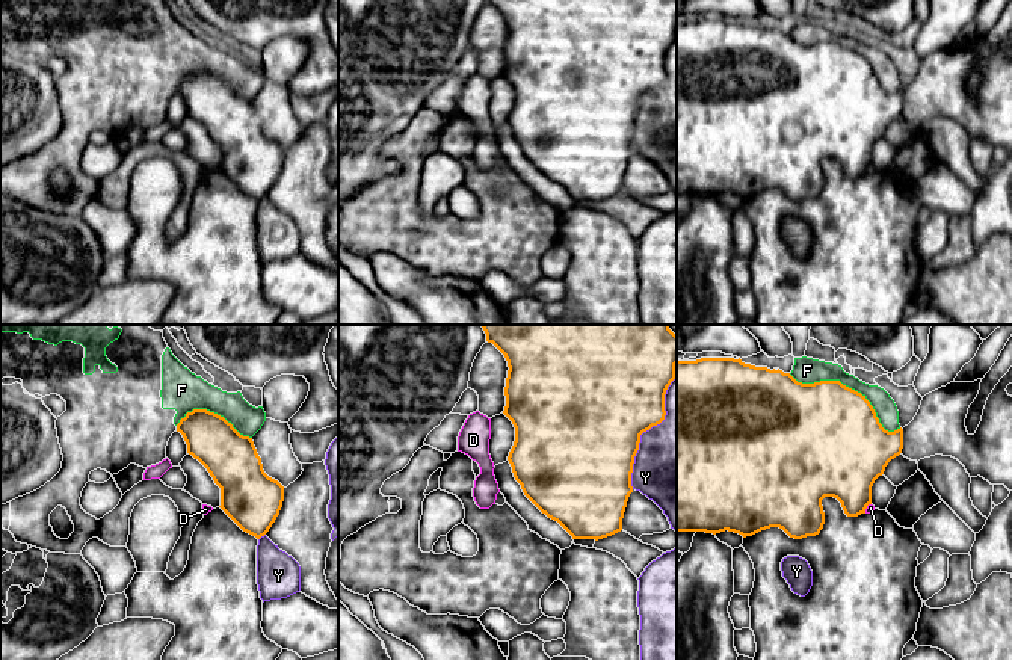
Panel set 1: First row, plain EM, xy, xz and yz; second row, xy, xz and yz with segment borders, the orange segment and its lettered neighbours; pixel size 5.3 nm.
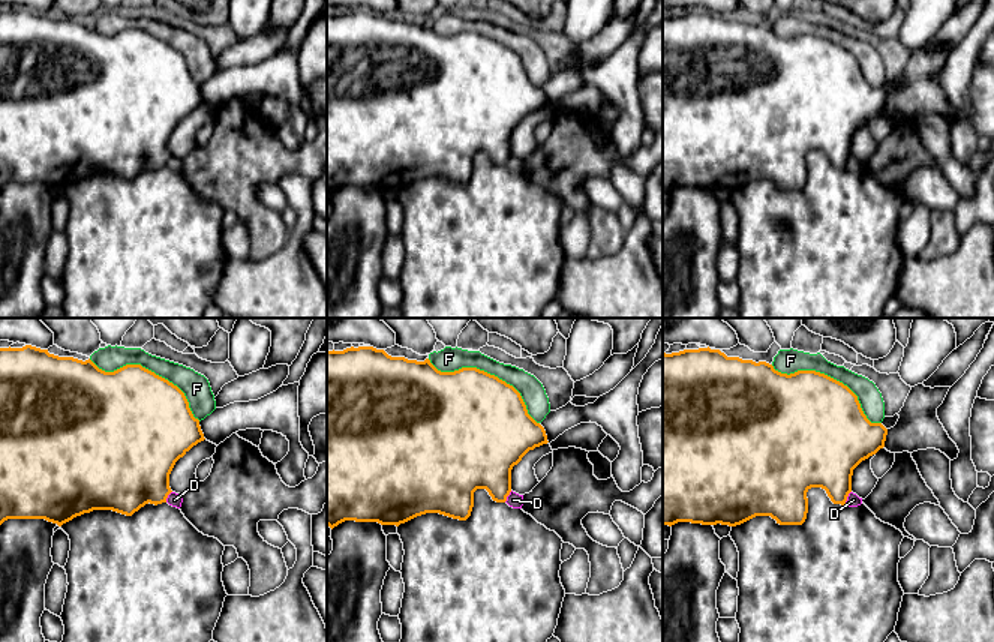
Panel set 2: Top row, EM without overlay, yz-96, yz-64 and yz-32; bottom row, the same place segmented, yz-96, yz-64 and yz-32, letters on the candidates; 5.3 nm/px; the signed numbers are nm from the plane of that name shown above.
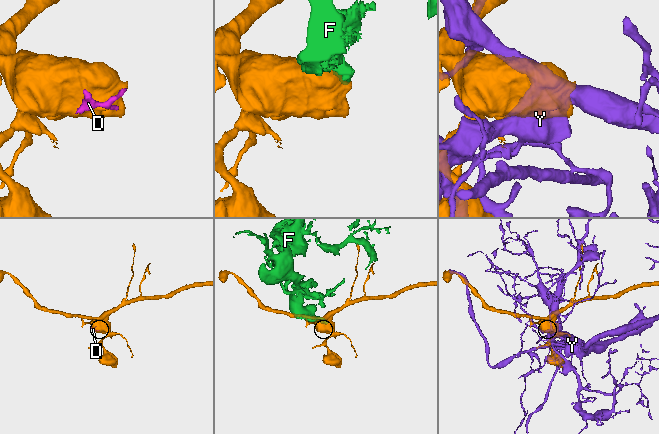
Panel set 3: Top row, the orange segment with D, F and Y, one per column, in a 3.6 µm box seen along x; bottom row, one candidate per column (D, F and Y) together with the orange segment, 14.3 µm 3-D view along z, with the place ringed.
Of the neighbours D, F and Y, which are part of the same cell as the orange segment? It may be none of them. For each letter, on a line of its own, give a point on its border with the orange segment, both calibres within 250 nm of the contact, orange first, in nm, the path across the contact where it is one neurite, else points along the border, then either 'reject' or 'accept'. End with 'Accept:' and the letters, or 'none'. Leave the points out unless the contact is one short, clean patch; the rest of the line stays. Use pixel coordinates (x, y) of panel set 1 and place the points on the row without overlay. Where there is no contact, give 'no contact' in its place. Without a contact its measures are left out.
D: meets orange in yz at (866, 169); 340 nm thick on the orange side, 50 nm on the other; runs through yz (845, 129), (855, 159), (866, 169), (870, 169); accept
F: meets orange in yz at (851, 50); 500 nm thick on the orange side, 140 nm on the other; reject
Y: meets orange in xz at (647, 91); 500 nm thick on the orange side, 440 nm on the other; reject
Accept: D

